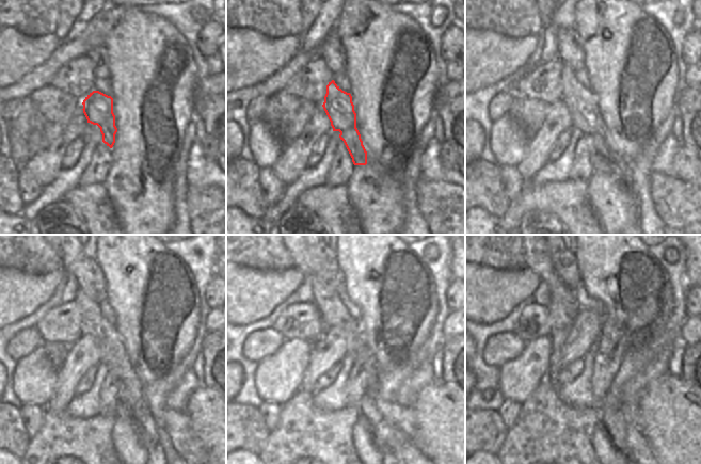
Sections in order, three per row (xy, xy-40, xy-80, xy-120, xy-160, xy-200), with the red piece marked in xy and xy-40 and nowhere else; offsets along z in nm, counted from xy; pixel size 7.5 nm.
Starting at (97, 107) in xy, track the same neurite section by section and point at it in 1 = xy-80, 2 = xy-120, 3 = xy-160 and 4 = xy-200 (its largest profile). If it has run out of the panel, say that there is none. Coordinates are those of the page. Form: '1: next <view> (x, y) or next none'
1: next xy-80 (582, 102)
2: next xy-120 (131, 403)
3: next xy-160 (333, 314)
4: next xy-200 (537, 256)

